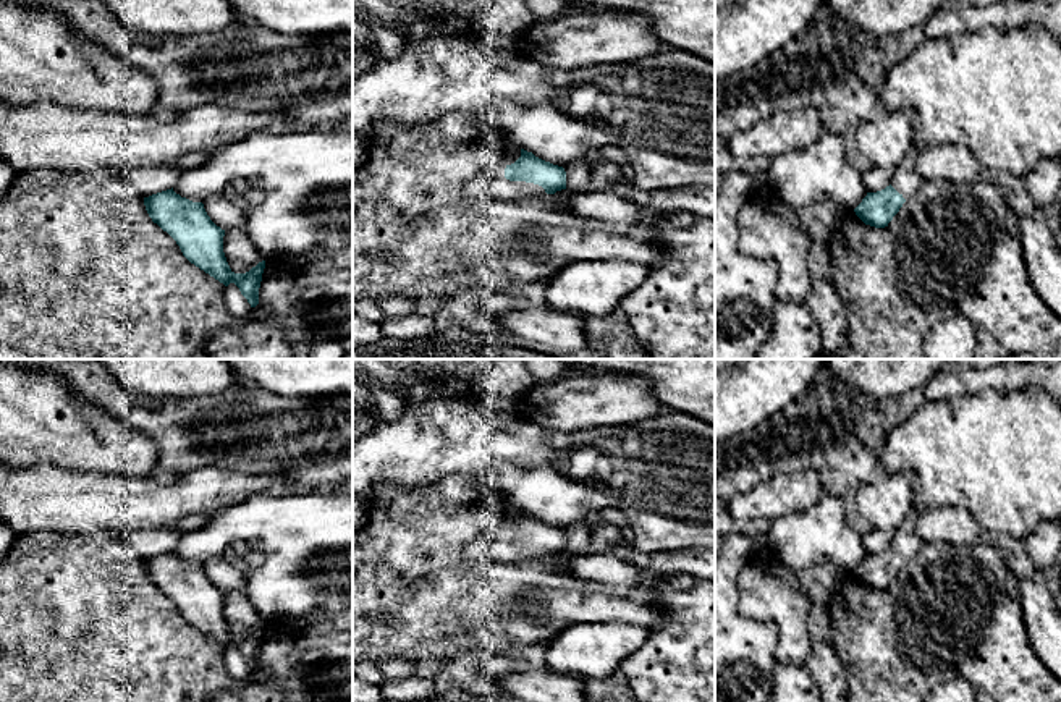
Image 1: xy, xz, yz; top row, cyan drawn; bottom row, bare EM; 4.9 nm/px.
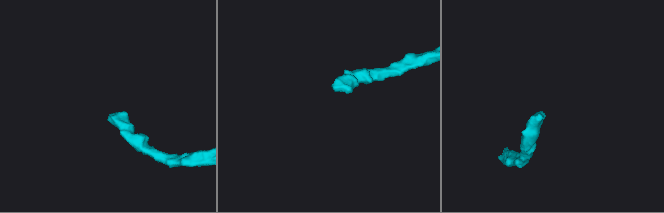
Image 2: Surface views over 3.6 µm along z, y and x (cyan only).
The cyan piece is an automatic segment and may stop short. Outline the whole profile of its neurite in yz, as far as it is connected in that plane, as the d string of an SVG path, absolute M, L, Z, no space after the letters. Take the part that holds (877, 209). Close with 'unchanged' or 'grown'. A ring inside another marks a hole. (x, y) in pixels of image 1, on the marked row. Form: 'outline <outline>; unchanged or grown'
outline M915 136L902 163L893 168L891 184L877 192L867 192L854 209L856 215L870 226L885 228L899 212L902 204L914 197L925 186L925 180L917 171L917 157L924 142Z; grown

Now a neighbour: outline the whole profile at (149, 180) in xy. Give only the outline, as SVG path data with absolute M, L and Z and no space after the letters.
M144 167L134 170L120 168L128 188L142 197L171 189L184 170L178 167Z

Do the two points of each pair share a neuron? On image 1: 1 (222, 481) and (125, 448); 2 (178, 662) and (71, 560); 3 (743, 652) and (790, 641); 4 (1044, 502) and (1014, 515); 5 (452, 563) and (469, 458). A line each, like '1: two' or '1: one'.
1: two
2: one
3: two
4: one
5: two

